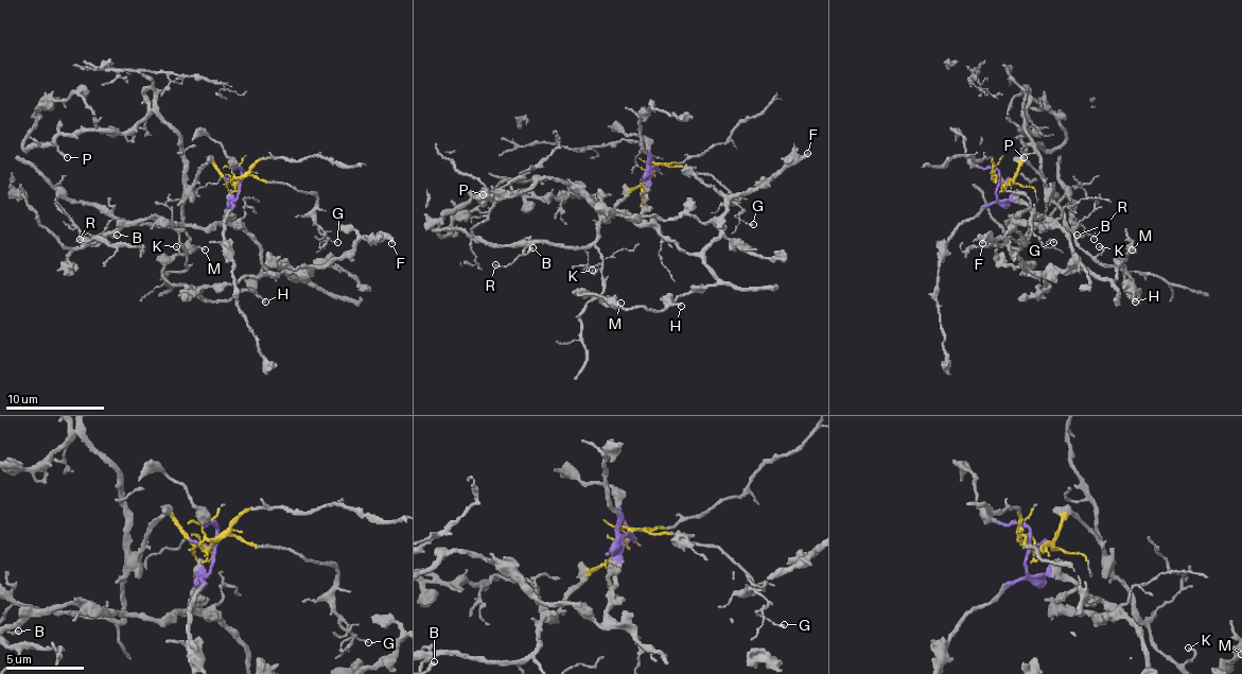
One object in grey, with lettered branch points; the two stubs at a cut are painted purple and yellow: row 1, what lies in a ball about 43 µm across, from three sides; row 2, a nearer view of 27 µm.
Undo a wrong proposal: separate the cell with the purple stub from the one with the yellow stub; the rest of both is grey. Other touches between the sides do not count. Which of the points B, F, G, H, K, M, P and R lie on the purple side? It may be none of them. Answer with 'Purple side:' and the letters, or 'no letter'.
Purple side: F, H, M

